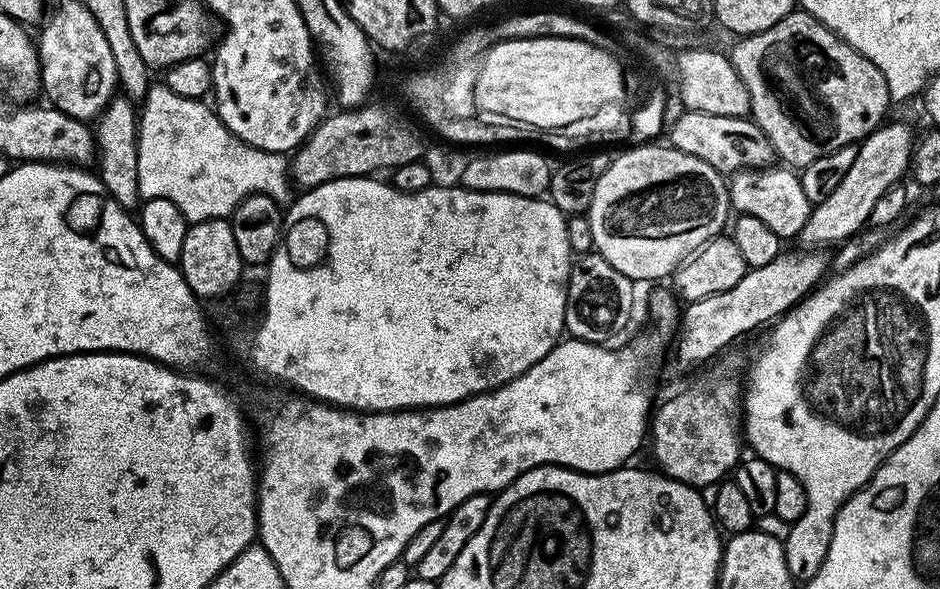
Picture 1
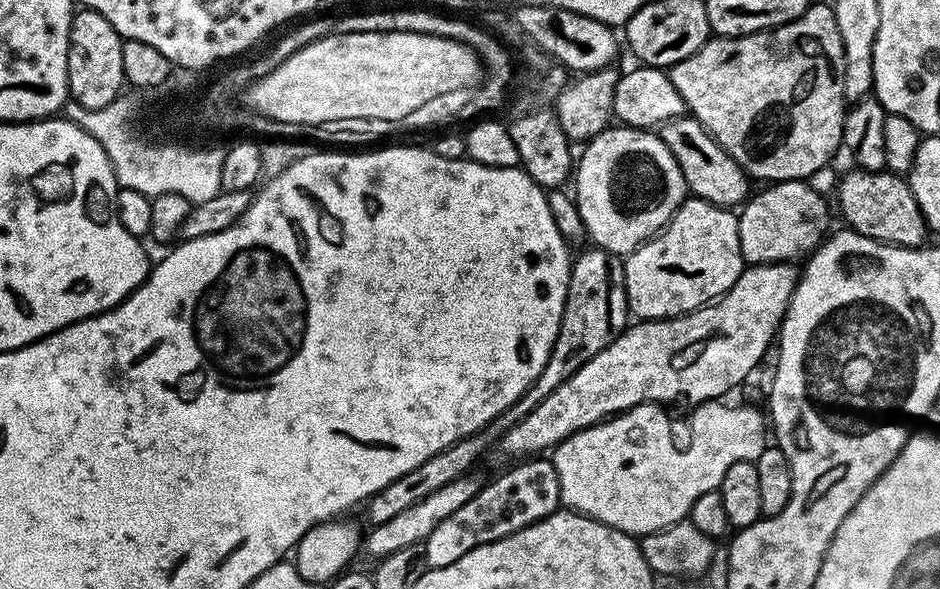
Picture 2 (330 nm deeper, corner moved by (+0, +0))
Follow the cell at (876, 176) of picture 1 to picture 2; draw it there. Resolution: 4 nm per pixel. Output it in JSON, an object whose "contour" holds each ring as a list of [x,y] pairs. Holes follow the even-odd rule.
{"contour":[[[785,262],[783,264],[754,264],[745,267],[744,271],[740,273],[740,277],[734,282],[734,286],[730,286],[728,292],[713,300],[711,304],[706,304],[702,308],[695,308],[693,312],[688,312],[685,316],[673,316],[666,320],[641,320],[625,328],[622,335],[614,338],[614,342],[610,342],[610,346],[606,346],[606,350],[602,350],[602,354],[594,354],[594,358],[590,358],[590,362],[586,362],[586,366],[582,366],[582,370],[578,370],[570,378],[566,378],[566,382],[562,382],[562,386],[558,386],[558,390],[554,390],[554,394],[550,394],[550,398],[546,398],[538,406],[534,406],[534,410],[530,410],[530,414],[526,414],[526,418],[519,420],[505,436],[500,437],[498,449],[500,448],[501,454],[504,456],[520,456],[516,458],[539,457],[541,454],[554,449],[557,444],[563,442],[568,436],[574,435],[576,431],[582,431],[582,429],[588,428],[592,424],[597,424],[609,417],[617,416],[640,404],[655,402],[661,406],[668,406],[671,400],[685,400],[688,406],[695,406],[708,400],[720,400],[726,397],[724,395],[731,388],[738,387],[759,366],[760,359],[767,352],[768,346],[771,342],[773,345],[773,342],[777,339],[780,324],[784,320],[788,303],[796,289],[798,279],[798,268],[796,267],[797,265],[792,262]]]}

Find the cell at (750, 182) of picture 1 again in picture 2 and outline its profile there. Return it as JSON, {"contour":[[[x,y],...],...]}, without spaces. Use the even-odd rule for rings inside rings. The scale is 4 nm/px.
{"contour":[[[685,114],[676,120],[668,121],[659,129],[658,135],[670,150],[670,154],[674,154],[682,170],[682,178],[695,199],[705,200],[729,210],[743,205],[749,199],[750,177],[740,169],[738,162],[734,162],[734,158],[730,158],[730,154],[726,154],[726,150],[722,150],[720,143],[699,122],[692,119],[691,115]]]}

